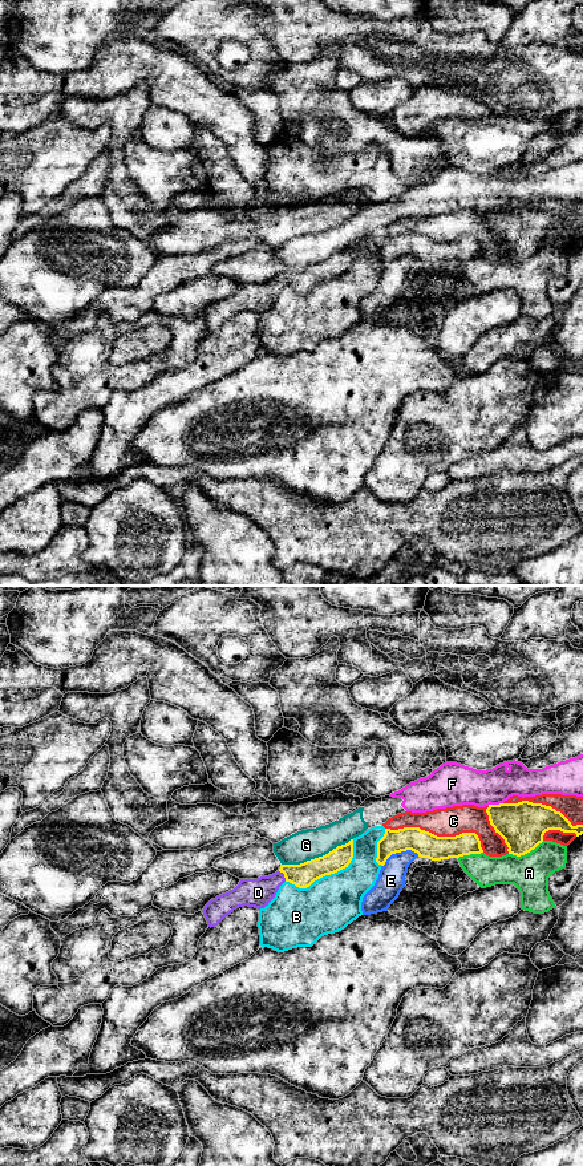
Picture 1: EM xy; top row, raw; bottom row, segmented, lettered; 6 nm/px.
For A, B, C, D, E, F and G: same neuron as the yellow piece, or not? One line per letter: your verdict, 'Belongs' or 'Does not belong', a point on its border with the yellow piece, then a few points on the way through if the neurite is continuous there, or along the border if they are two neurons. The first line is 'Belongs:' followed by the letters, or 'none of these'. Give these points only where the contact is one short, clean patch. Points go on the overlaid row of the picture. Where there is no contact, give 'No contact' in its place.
Belongs: D
A: Does not belong. Touches yellow at xy (526, 853)
B: Does not belong. Touches yellow at xy (328, 874)
C: Does not belong. Touches yellow at xy (440, 837)
D: Belongs. Touches yellow at xy (284, 875). Path across: xy (302, 875), (284, 875), (258, 893)
E: Does not belong. Touches yellow at xy (399, 851)
F: Does not belong. Touches yellow at xy (494, 805)
G: Does not belong. Touches yellow at xy (316, 858)

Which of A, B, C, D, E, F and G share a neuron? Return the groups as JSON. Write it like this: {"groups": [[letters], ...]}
{"groups": [["A"], ["B"], ["C"], ["D"], ["E"], ["F", "G"]]}

